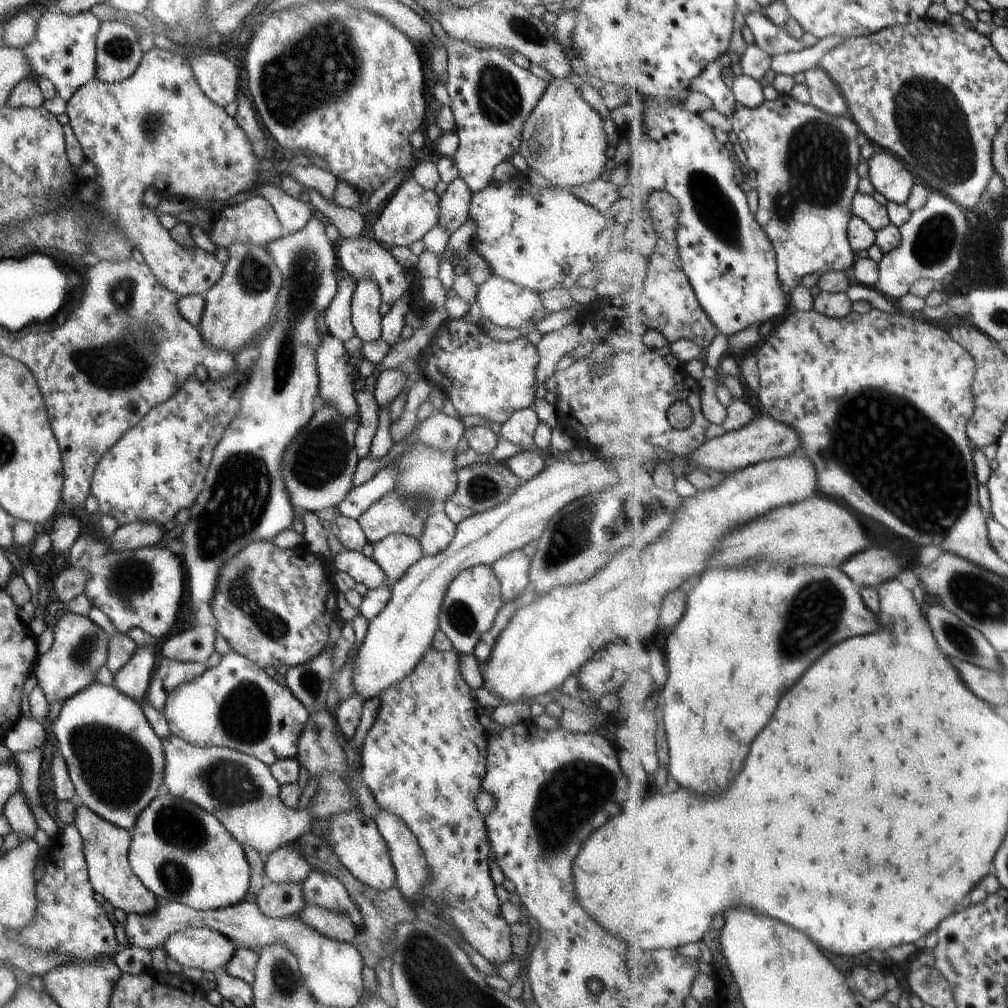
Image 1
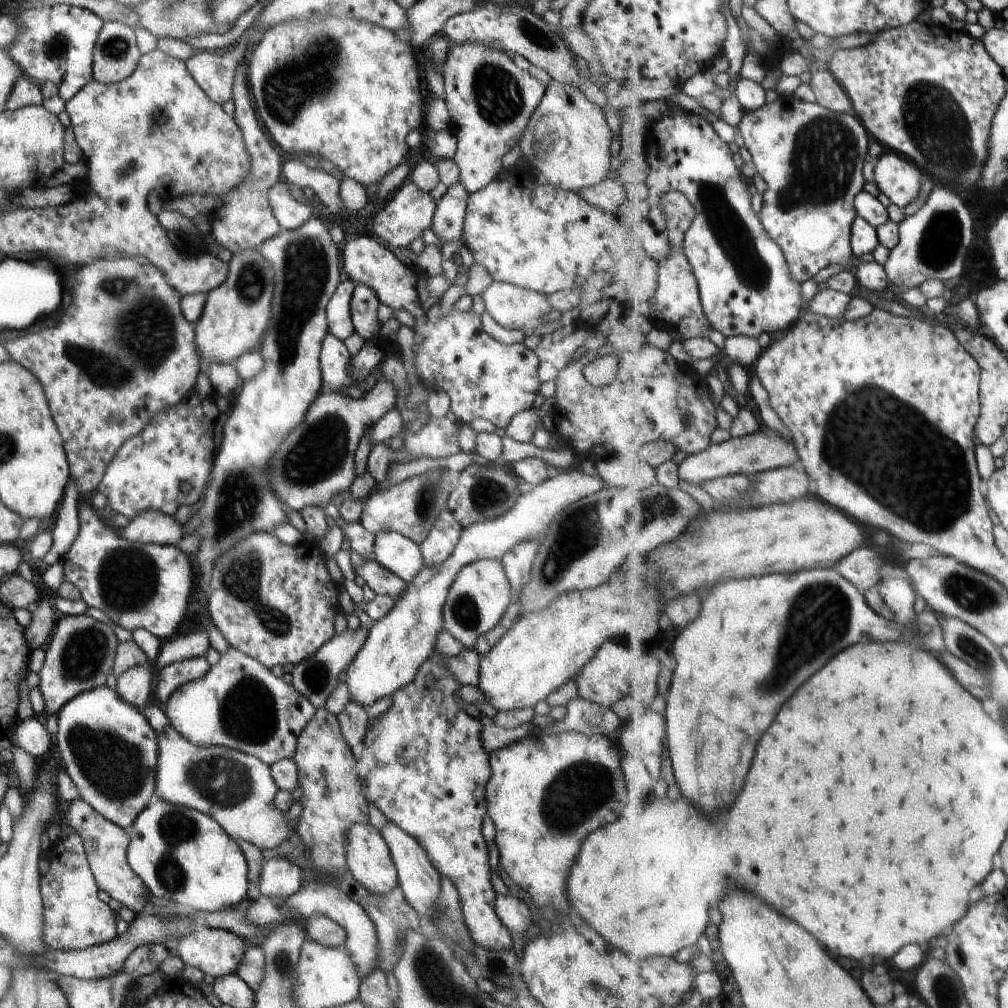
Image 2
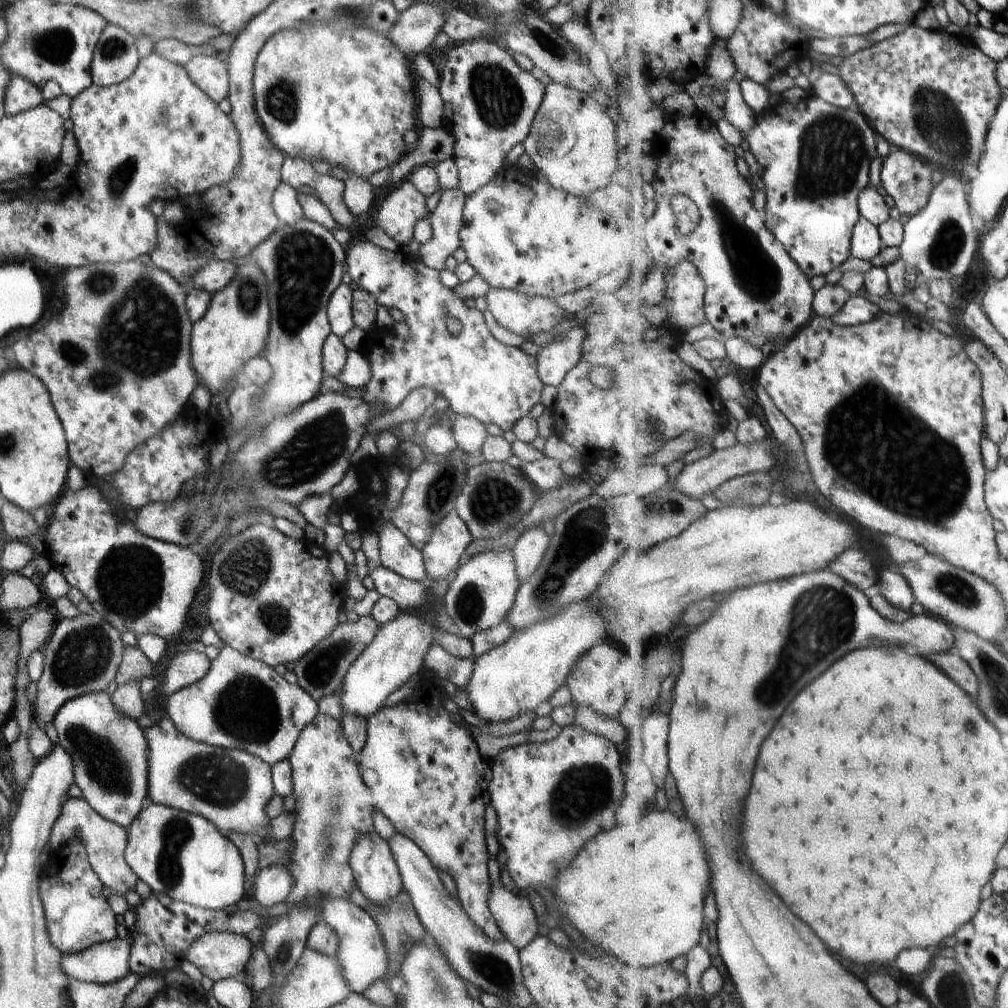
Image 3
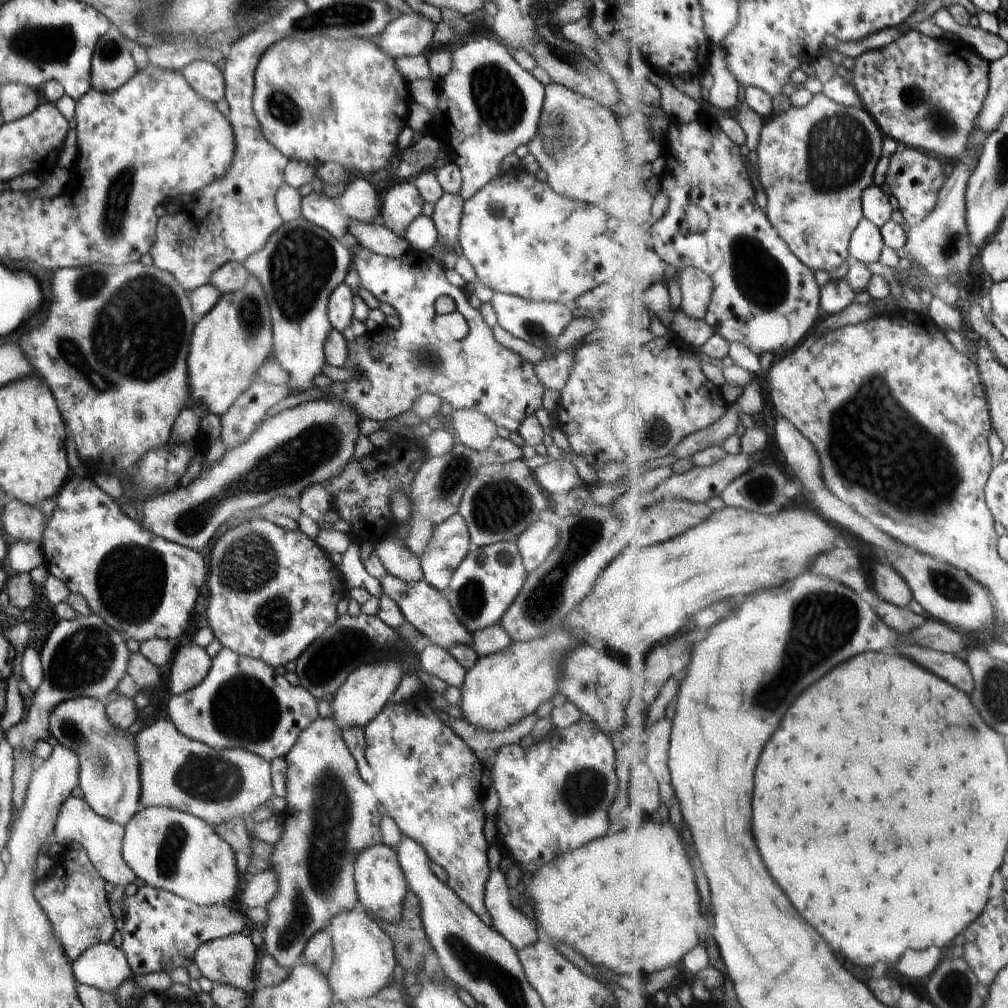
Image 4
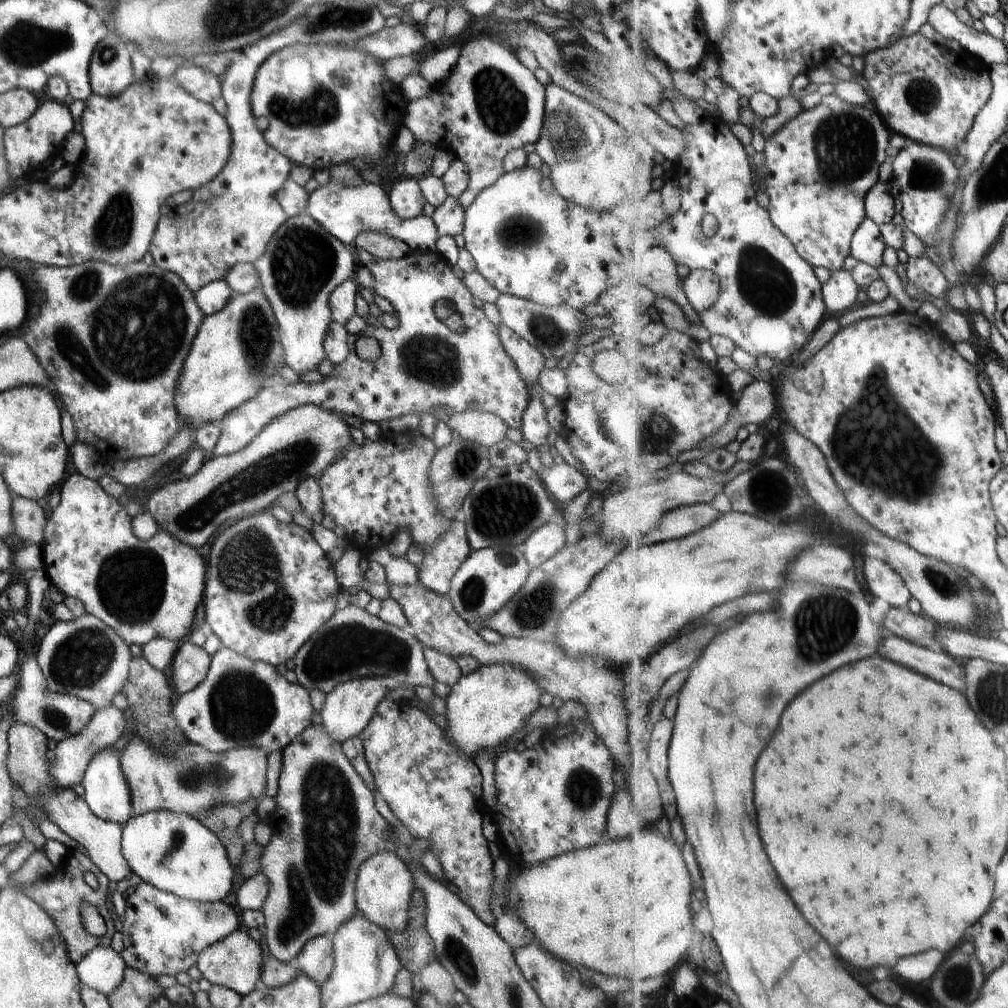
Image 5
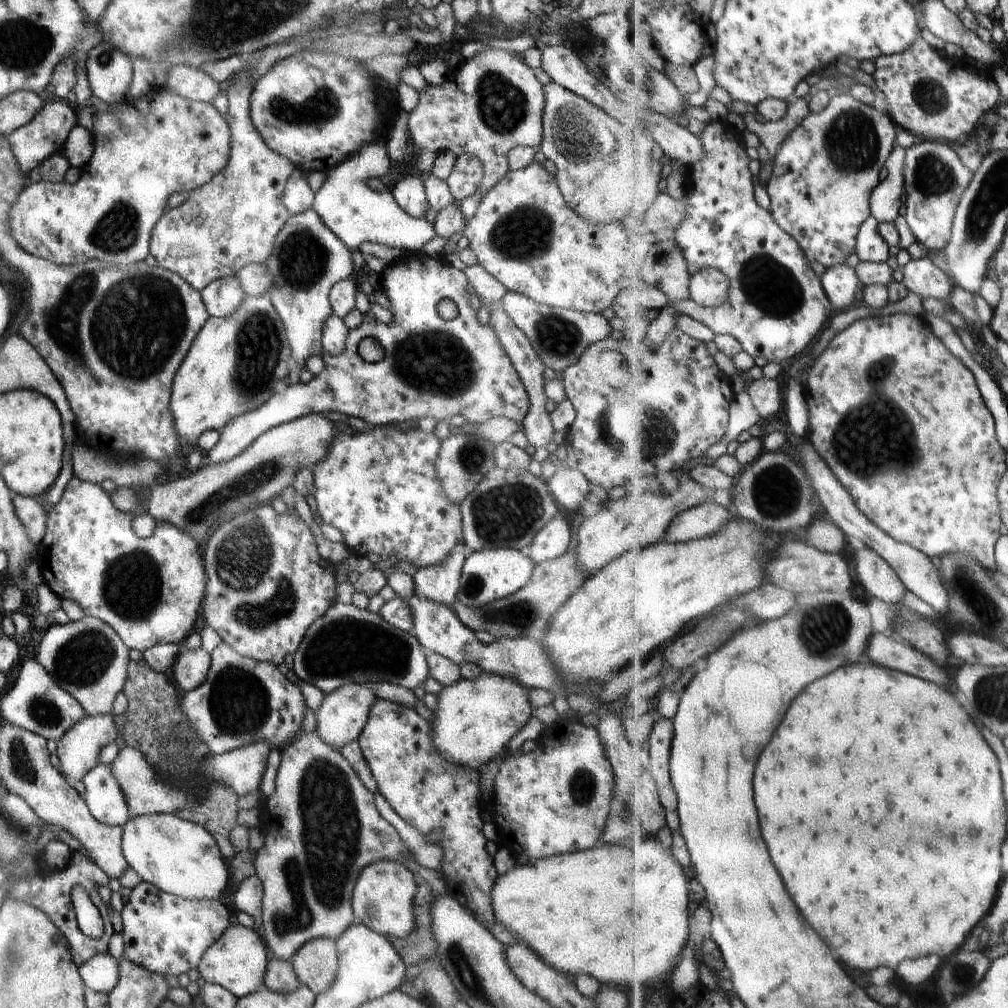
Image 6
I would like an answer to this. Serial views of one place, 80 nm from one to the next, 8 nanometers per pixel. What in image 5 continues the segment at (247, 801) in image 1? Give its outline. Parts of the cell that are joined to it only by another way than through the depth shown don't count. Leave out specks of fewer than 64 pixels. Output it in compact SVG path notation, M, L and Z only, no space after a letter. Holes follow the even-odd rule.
M131 736L128 746L119 752L121 771L131 790L131 801L136 815L143 815L154 811L170 811L184 813L190 816L204 814L216 805L238 806L250 798L266 796L267 753L260 747L240 747L230 749L223 753L213 753L203 746L188 742L188 746L182 746L176 753L167 754L160 750L151 750L145 739Z

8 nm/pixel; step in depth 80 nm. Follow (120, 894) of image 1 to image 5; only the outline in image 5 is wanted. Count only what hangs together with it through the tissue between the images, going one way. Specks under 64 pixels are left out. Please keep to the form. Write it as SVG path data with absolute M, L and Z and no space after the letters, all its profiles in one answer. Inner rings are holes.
M12 724L7 732L8 754L7 769L16 787L20 787L28 797L29 804L38 806L45 812L47 819L54 822L64 834L74 838L79 848L87 853L90 860L108 877L110 882L120 882L129 878L131 868L121 851L123 825L111 823L95 814L86 804L82 795L77 795L71 787L57 787L53 781L51 762L46 758L49 738L30 725Z

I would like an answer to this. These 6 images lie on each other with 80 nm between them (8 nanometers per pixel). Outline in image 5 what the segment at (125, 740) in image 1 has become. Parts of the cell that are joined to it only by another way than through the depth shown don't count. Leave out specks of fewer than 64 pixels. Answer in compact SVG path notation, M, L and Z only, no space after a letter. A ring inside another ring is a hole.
M26 657L20 663L20 682L9 702L16 724L30 725L42 731L50 740L59 743L67 736L78 734L89 725L96 712L92 703L69 694L49 691L46 677L35 658ZM105 747L101 751L97 751L89 762L80 785L82 786L81 795L90 807L92 814L102 820L125 825L136 814L132 806L131 790L121 771L119 752L113 751L112 747Z

